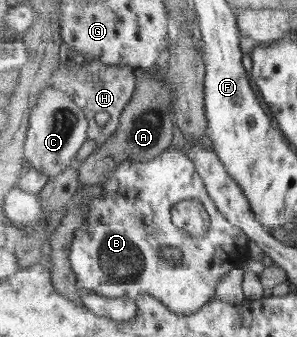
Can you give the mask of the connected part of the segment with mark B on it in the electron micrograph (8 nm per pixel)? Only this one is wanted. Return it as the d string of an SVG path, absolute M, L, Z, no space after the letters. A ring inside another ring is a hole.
M167 150L159 158L148 161L123 161L100 183L103 194L91 200L91 211L87 221L74 233L72 239L71 267L77 273L77 286L80 291L93 291L111 297L138 299L145 293L153 294L175 314L196 313L203 306L215 299L217 284L233 268L240 268L249 258L247 244L249 235L236 224L229 222L227 216L219 210L208 194L203 178L196 169L191 157L180 150ZM182 200L199 201L207 210L210 227L203 238L193 238L171 222L171 208ZM177 248L183 252L181 263L167 261L161 250Z

